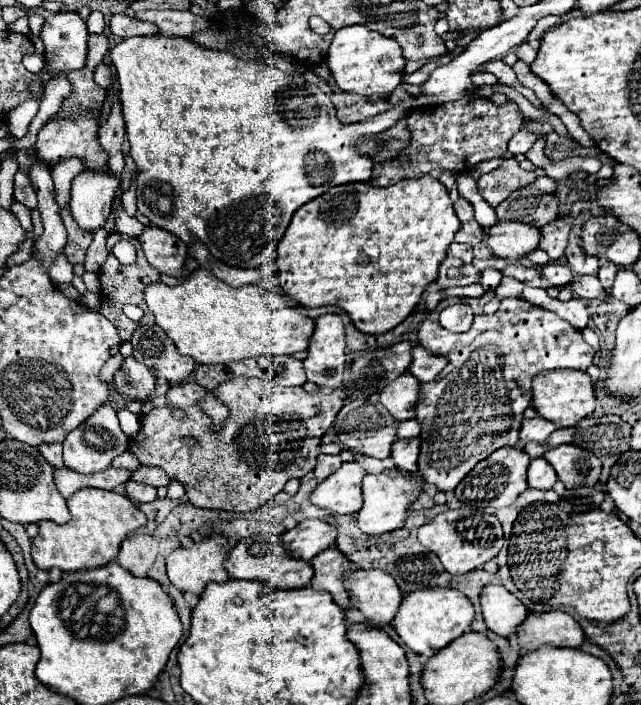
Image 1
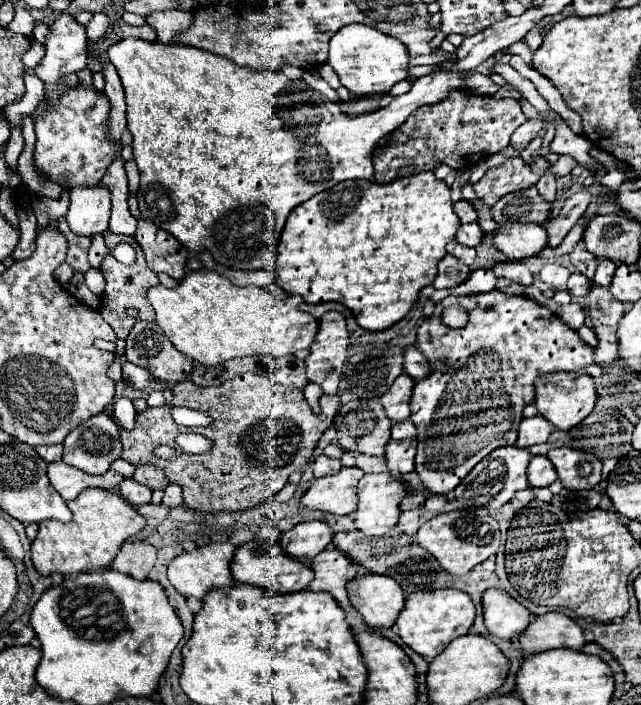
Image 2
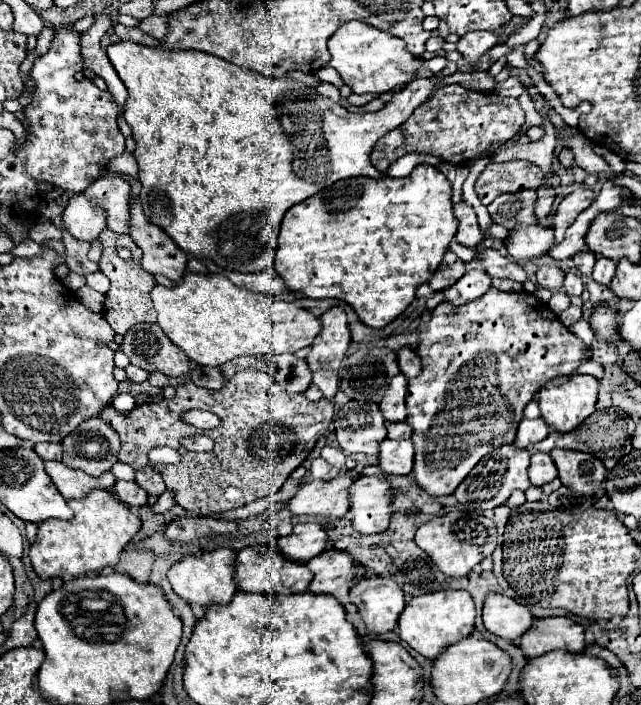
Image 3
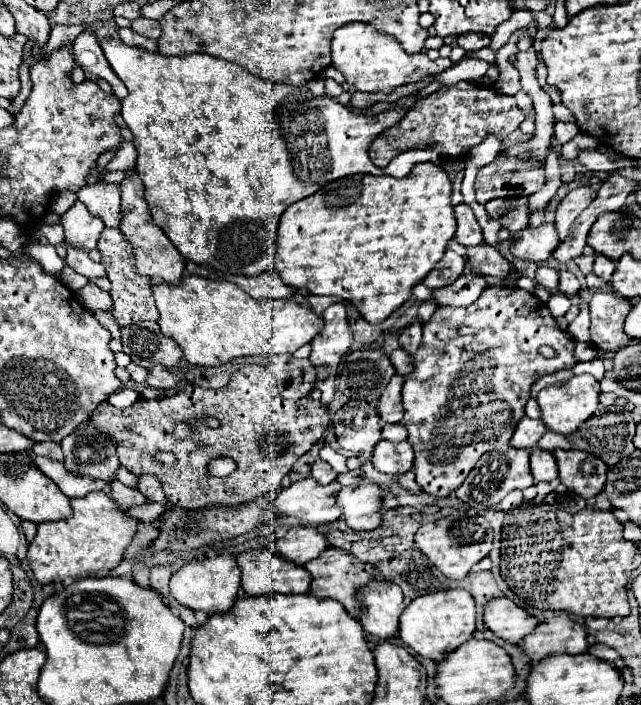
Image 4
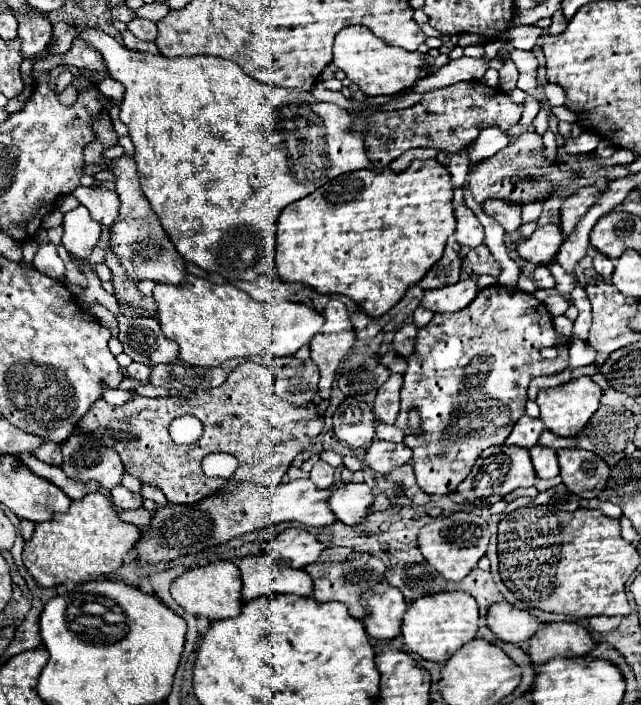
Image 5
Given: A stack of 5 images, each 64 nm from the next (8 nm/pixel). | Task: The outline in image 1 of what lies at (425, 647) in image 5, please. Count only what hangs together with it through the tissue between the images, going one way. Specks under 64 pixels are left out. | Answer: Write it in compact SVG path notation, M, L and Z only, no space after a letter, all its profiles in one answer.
M420 588L402 598L402 606L398 608L398 614L394 616L394 630L412 652L430 658L448 642L468 632L472 620L474 620L474 606L460 590Z

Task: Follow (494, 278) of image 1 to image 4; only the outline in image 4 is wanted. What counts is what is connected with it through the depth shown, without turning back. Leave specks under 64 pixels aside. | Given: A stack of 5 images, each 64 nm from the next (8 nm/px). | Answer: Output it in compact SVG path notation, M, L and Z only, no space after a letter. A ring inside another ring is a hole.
M462 274L452 286L440 288L434 292L434 300L438 306L469 306L475 302L486 288L486 282L480 274ZM456 286L456 288L452 288Z

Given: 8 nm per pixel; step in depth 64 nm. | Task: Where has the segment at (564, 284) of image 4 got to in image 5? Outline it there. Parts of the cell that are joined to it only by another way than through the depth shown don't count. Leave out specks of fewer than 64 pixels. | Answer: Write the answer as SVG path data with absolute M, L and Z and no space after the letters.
M558 262L548 264L548 268L556 278L556 290L560 294L570 294L570 290L574 290L574 276L566 274L566 270L562 270L562 266L558 266Z

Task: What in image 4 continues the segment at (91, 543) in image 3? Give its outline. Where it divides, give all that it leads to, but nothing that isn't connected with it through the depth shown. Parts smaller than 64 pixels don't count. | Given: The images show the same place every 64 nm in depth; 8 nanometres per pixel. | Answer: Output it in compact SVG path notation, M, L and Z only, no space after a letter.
M90 492L84 498L70 500L72 518L42 522L38 524L38 534L30 542L28 562L38 582L50 584L64 580L66 576L78 580L98 574L100 570L112 570L120 564L126 546L136 536L138 520L130 518L108 494Z

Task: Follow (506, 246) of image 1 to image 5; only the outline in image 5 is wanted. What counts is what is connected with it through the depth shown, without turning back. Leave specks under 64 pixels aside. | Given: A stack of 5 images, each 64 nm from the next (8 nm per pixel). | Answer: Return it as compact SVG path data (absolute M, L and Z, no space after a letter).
M546 224L536 228L528 238L524 238L516 246L516 252L520 254L520 258L528 262L548 264L558 252L558 246L562 246L562 242L564 242L562 230L556 224Z

